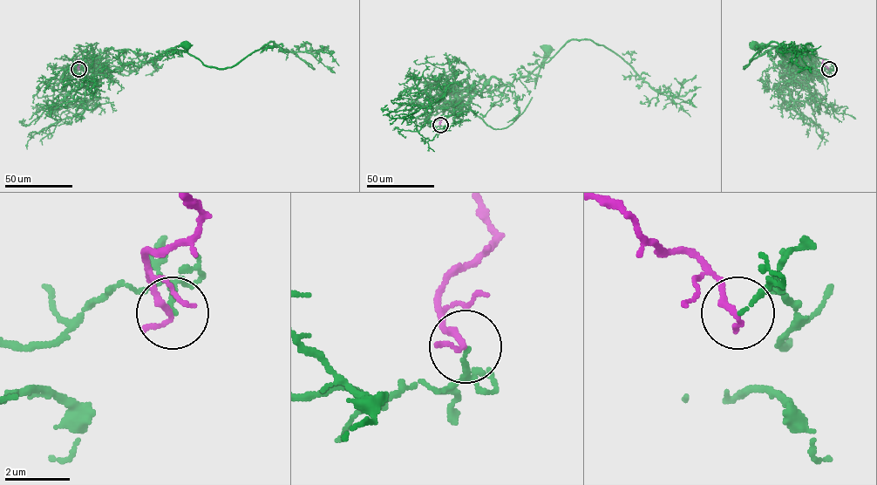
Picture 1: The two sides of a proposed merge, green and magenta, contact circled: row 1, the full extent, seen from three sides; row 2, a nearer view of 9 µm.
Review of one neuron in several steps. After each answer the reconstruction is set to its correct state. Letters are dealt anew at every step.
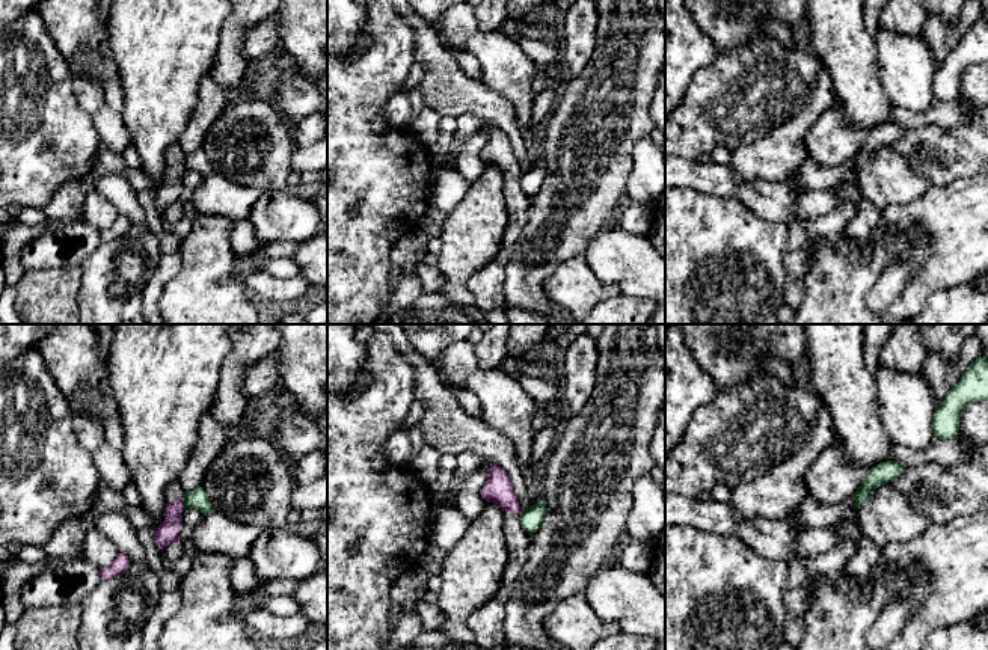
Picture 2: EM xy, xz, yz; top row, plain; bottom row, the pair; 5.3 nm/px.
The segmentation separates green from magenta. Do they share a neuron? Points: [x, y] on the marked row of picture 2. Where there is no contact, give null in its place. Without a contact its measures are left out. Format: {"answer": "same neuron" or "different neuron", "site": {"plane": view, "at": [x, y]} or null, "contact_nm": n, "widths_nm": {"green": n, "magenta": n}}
{"answer": "different neuron", "site": {"plane": "xy", "at": [184, 502]}, "contact_nm": 60, "widths_nm": {"green": 110, "magenta": 120}}

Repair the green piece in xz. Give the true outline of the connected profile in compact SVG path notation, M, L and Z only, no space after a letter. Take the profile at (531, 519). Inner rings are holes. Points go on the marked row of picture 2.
M542 501L523 510L520 514L520 522L522 522L523 529L529 535L532 535L542 526L543 520L546 519L546 514L548 514L548 508L546 508L546 504L543 504Z

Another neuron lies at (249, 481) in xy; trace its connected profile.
M243 434L222 448L201 487L214 510L231 520L259 529L284 528L297 489L291 465L273 439Z

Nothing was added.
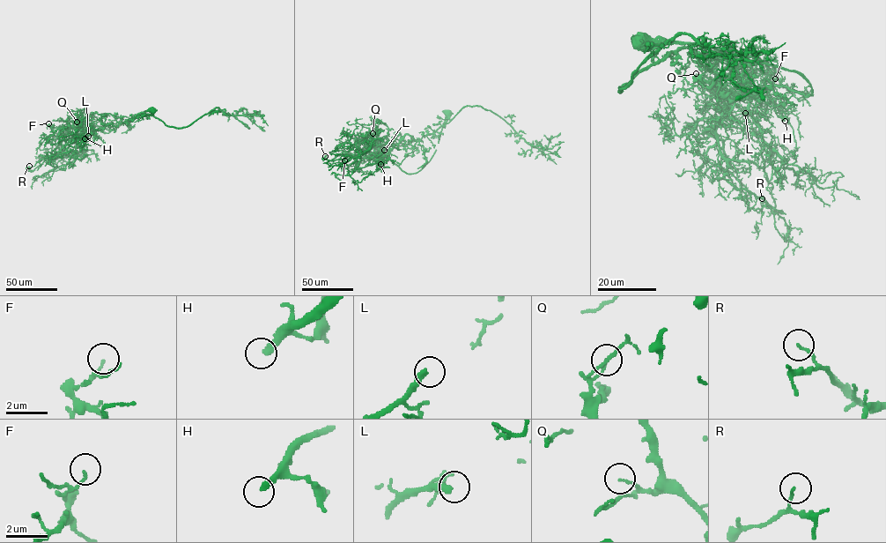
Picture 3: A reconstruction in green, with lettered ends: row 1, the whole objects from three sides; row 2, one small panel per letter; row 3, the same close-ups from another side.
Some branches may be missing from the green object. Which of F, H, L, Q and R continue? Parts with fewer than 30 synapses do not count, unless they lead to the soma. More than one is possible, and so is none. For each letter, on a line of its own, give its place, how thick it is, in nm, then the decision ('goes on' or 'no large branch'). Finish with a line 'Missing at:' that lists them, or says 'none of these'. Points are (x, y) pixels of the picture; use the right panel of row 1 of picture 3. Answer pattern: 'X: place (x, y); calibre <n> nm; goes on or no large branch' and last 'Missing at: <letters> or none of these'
F: place (775, 78); calibre 110 nm; no large branch
H: place (785, 121); calibre 320 nm; goes on
L: place (745, 113); calibre 320 nm; no large branch
Q: place (696, 73); calibre 130 nm; goes on
R: place (762, 198); calibre 130 nm; no large branch
Missing at: H, Q

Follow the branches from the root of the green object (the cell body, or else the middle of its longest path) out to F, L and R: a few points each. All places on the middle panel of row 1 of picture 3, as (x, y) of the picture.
F: (447, 115), (448, 122), (418, 141), (406, 134), (387, 155), (372, 145), (357, 155), (348, 156), (344, 160)
L: (447, 115), (448, 122), (418, 141), (406, 134), (387, 154), (378, 152), (380, 155), (384, 150)
R: (447, 115), (448, 122), (418, 141), (406, 134), (391, 148), (373, 139), (361, 156), (325, 156)

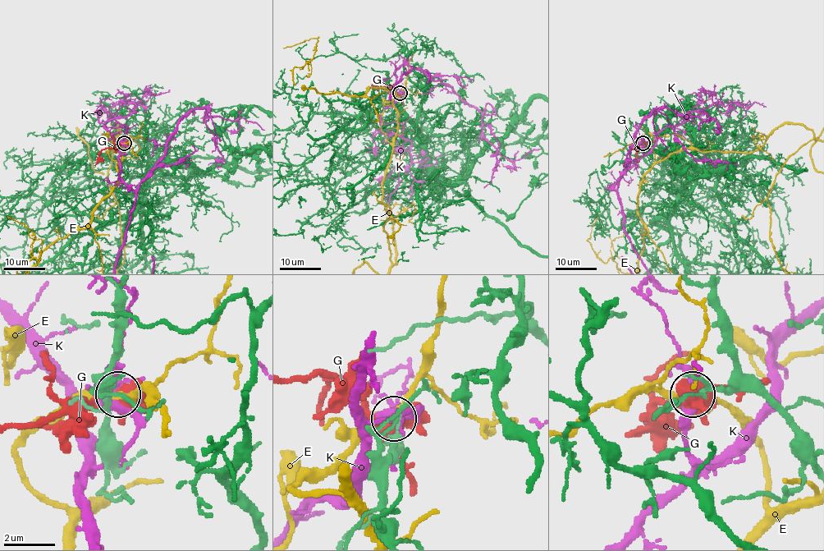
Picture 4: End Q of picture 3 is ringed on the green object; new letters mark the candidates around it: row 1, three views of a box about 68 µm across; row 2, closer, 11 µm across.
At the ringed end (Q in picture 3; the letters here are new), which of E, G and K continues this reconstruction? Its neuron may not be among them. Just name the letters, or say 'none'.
G

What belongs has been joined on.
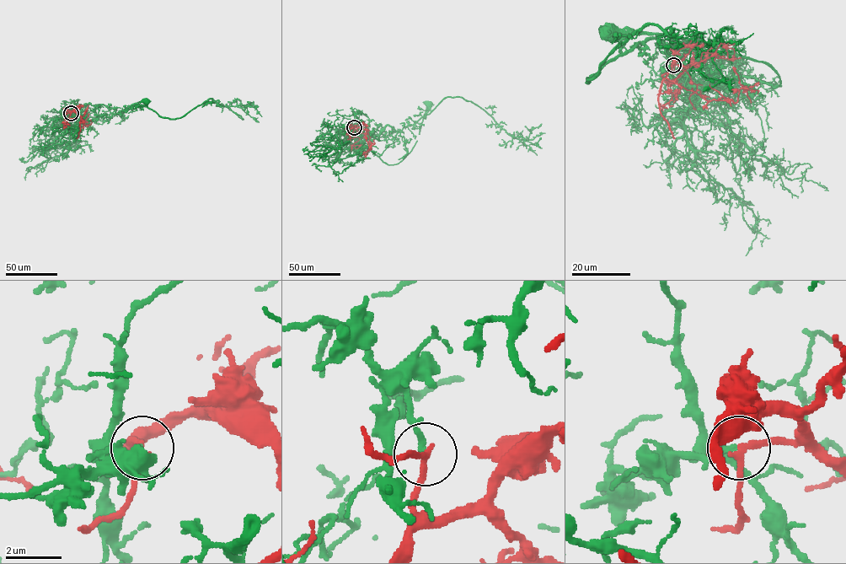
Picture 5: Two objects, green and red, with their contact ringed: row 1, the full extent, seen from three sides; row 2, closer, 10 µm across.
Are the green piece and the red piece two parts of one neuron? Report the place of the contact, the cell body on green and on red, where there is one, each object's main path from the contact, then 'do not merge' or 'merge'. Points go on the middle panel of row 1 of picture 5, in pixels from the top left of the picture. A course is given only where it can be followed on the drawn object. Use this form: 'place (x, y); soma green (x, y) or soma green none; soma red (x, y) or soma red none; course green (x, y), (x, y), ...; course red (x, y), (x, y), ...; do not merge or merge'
place (354, 127); soma green (428, 105); soma red none; course green (354, 127), (358, 138), (368, 135), (371, 139), (387, 126), (399, 131), (428, 114), (429, 105); course red (354, 127), (356, 129), (364, 125), (369, 147), (366, 151), (372, 148); do not merge

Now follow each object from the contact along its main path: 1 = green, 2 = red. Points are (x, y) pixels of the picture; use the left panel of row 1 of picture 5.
1: (71, 113), (70, 118), (77, 122), (89, 121), (103, 115), (110, 117), (135, 104), (147, 108), (146, 101)
2: (71, 113), (79, 115), (85, 126), (83, 120), (88, 113)

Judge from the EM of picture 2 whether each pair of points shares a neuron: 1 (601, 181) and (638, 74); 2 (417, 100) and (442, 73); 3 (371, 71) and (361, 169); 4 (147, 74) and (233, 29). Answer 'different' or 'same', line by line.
1: same
2: different
3: same
4: different

